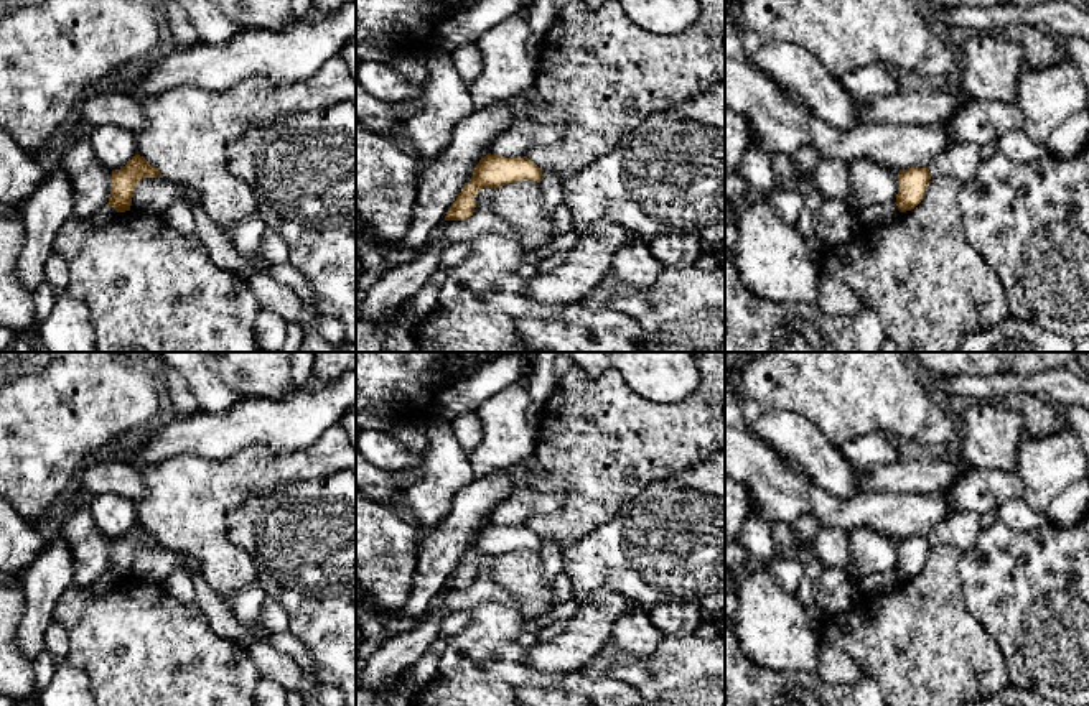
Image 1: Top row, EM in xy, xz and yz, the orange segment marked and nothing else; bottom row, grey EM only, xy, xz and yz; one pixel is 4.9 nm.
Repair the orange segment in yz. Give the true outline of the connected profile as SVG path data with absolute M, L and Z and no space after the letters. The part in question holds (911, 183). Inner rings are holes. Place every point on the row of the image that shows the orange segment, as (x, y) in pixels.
M909 168L898 173L898 194L896 206L901 212L914 209L926 193L926 186L931 179L928 168Z

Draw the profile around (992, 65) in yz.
M977 33L962 44L962 54L959 91L974 99L1015 102L1018 77L1026 69L1020 44L1002 35Z

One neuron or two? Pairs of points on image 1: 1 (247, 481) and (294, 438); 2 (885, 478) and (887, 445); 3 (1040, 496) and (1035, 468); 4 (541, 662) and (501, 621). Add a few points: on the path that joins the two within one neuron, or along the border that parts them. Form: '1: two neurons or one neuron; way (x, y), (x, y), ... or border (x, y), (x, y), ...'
1: two neurons; border (313, 443), (287, 455), (264, 445), (238, 451)
2: two neurons; border (898, 459), (855, 471)
3: one neuron; way (1040, 489), (1040, 474)
4: two neurons; border (523, 655), (523, 660), (536, 670), (560, 672)

